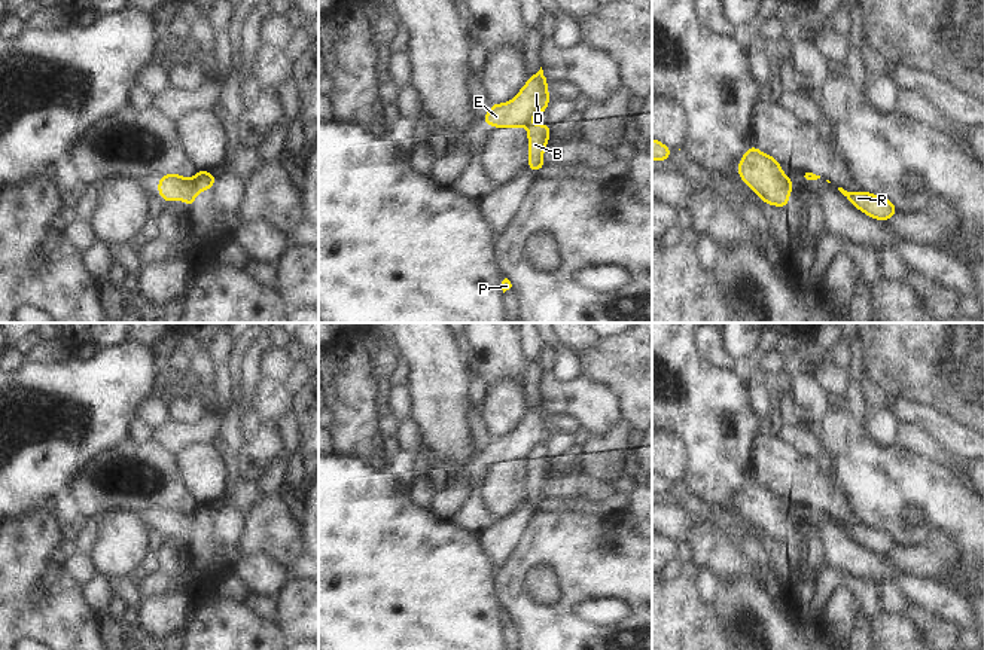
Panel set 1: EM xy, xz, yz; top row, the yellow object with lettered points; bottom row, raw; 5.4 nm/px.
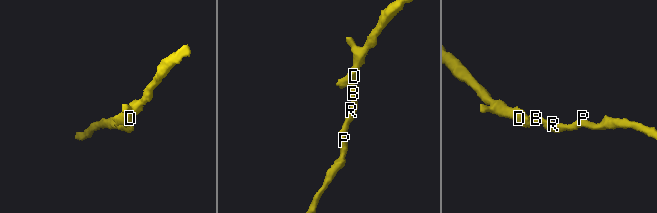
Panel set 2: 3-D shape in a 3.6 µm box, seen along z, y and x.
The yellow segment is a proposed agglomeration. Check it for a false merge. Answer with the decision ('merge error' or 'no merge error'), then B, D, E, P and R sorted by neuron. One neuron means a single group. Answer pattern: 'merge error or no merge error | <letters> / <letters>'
merge error | B P R / D E

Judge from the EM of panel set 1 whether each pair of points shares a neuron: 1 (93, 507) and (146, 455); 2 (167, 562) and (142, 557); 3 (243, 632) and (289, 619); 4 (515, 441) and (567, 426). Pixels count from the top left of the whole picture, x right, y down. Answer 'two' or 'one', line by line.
1: one
2: two
3: two
4: two

